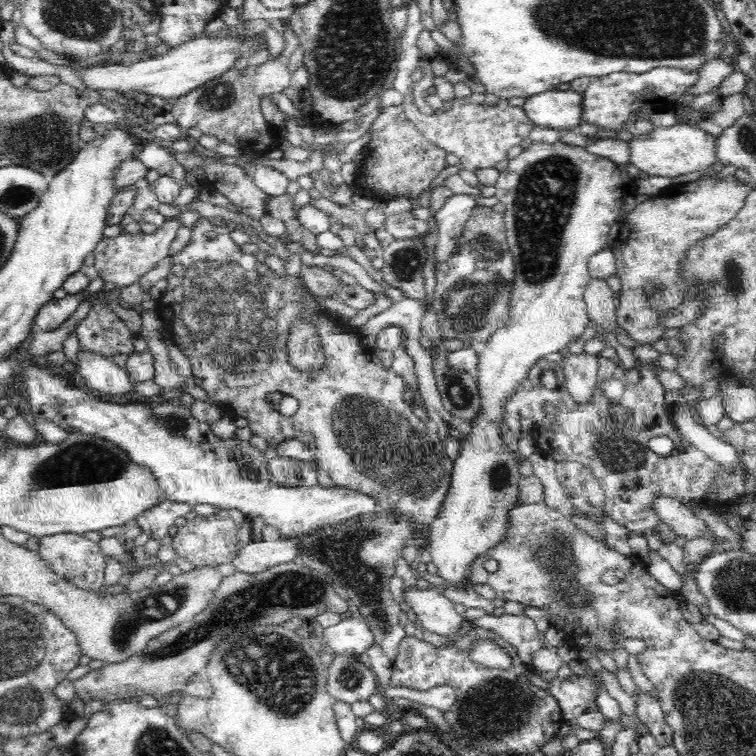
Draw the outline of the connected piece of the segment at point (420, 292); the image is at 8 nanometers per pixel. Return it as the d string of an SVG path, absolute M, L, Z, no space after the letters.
M384 226L375 230L375 237L378 238L382 252L380 255L384 258L384 267L381 269L384 282L392 288L397 288L404 292L404 296L419 301L424 305L424 311L430 308L430 304L426 304L425 280L423 266L428 254L425 250L425 235L420 238L396 239L392 237L390 231Z

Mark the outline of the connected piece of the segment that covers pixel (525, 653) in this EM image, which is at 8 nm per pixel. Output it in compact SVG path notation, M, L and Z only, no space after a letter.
M511 614L484 615L471 621L475 628L482 628L488 632L498 634L502 640L506 640L510 646L517 650L519 659L524 664L531 664L531 654L542 649L545 643L536 625L523 614L512 616Z

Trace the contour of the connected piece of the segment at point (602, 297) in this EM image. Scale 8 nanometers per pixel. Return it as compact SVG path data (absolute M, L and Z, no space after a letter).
M593 279L583 294L583 300L587 307L588 317L600 330L614 334L614 338L626 348L644 346L642 341L636 341L628 335L626 329L619 326L617 320L619 300L606 281Z

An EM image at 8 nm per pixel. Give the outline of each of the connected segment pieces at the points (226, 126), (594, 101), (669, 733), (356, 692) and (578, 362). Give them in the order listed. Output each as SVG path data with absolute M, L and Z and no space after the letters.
M288 19L283 20L284 51L278 56L269 56L260 65L250 65L244 72L232 68L230 72L218 78L197 86L193 91L179 96L172 107L171 113L175 123L183 130L198 128L202 134L210 134L220 140L234 145L241 152L256 155L277 154L277 147L281 140L275 136L271 124L263 115L260 100L264 96L271 96L282 92L291 86L291 72L288 62L292 53L298 48L296 34L291 31Z
M655 68L646 74L626 72L612 73L600 78L591 78L588 88L581 94L584 97L583 120L598 128L619 132L620 124L628 120L632 110L641 105L650 105L660 110L673 110L673 100L686 94L688 88L694 86L699 75L688 74L672 68Z
M641 690L632 697L635 701L636 719L648 729L656 744L660 747L673 745L673 729L666 723L659 699Z
M333 654L327 672L327 691L334 702L354 702L368 700L376 690L375 675L356 657Z
M586 352L568 354L557 365L563 387L578 404L587 403L599 385L597 359L597 355Z

